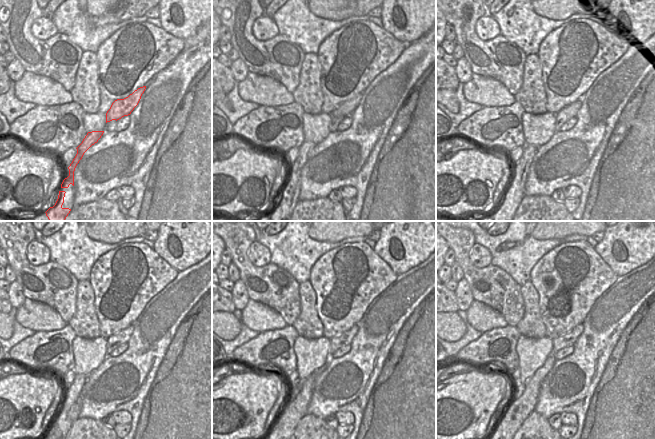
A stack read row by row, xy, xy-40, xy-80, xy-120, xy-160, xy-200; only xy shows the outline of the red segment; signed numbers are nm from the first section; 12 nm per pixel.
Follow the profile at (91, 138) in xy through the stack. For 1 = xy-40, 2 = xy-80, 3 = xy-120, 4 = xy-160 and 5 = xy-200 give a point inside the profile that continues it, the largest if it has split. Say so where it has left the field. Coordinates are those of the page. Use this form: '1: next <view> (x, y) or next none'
1: next xy-40 (294, 178)
2: next xy-80 (521, 169)
3: next xy-120 (73, 392)
4: next xy-160 (275, 424)
5: next xy-200 (498, 424)

